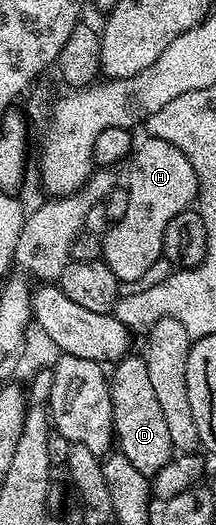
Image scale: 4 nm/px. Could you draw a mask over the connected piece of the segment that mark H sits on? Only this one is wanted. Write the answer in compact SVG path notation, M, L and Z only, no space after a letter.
M147 136L145 140L139 149L137 146L133 150L129 162L128 211L124 219L113 222L102 237L101 260L119 283L139 280L148 267L163 258L162 244L168 223L172 223L180 211L191 208L198 196L198 176L184 151L164 139Z

